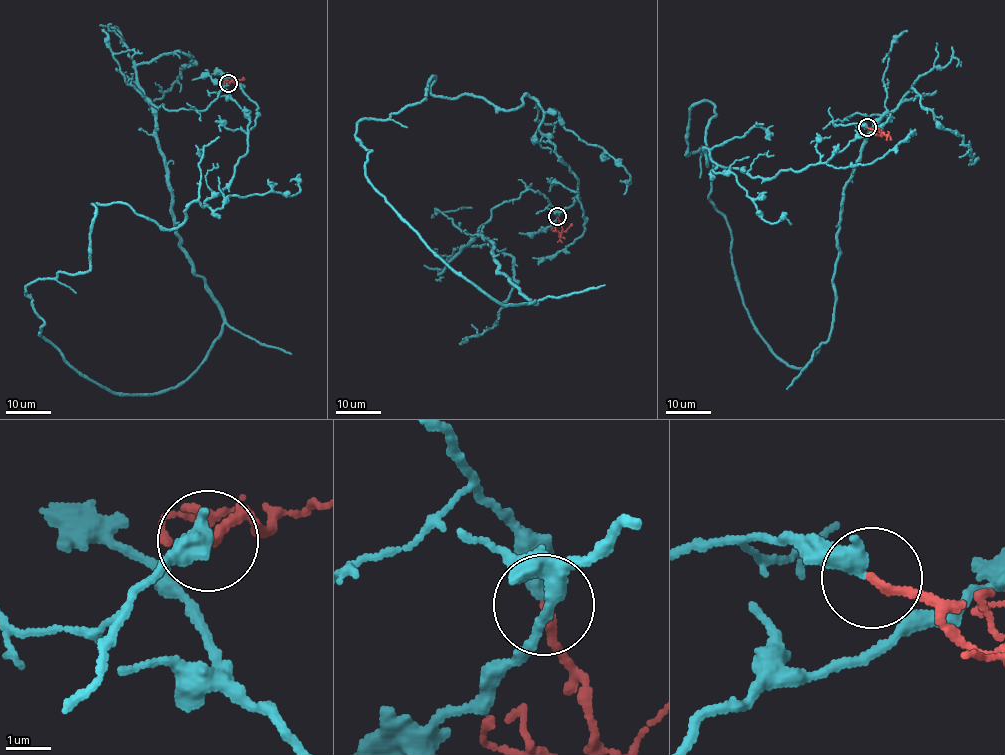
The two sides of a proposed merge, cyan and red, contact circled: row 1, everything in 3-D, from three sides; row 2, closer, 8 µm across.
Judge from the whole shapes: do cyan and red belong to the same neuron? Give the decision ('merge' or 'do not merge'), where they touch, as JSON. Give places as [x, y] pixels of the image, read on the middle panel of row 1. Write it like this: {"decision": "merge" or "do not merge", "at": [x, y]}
{"decision": "merge", "at": [557, 216]}

